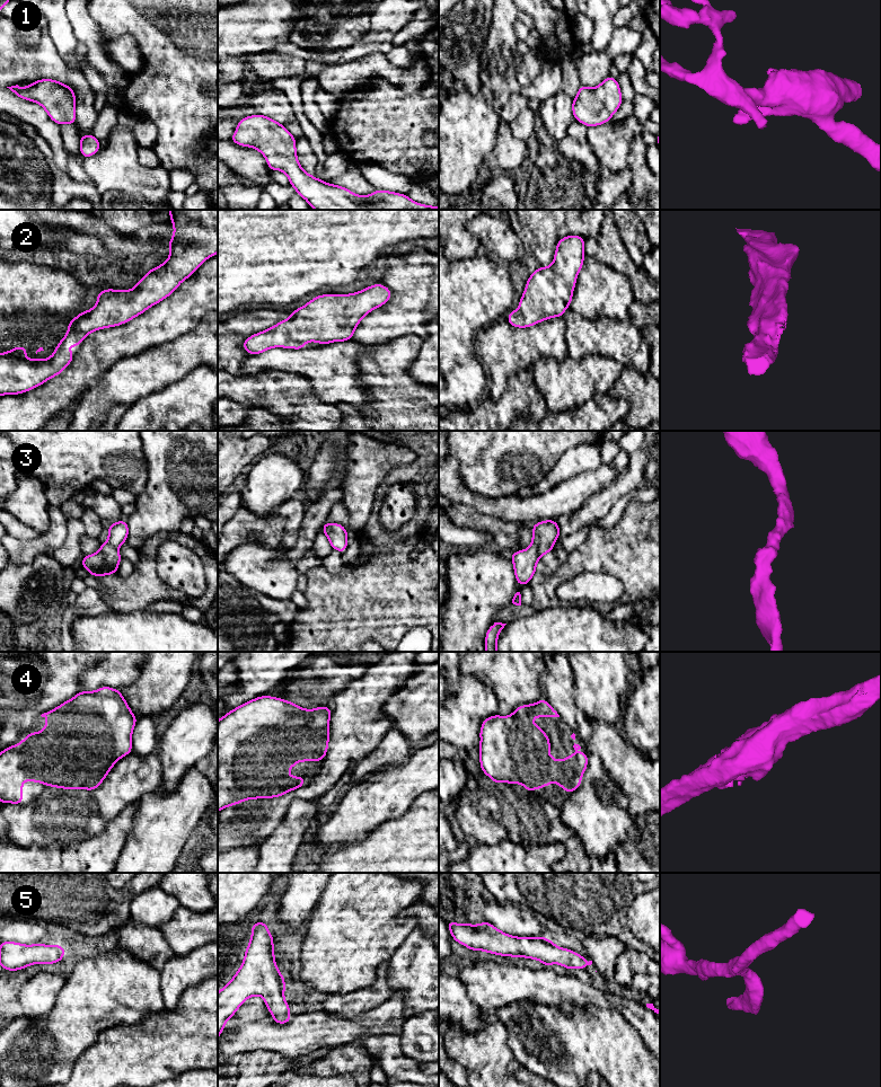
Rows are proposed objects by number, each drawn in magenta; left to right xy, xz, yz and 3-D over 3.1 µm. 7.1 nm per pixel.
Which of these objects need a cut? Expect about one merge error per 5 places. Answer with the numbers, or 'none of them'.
none of them

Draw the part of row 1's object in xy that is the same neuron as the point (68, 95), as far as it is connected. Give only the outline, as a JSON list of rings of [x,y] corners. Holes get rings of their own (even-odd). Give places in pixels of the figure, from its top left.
[[[41,79],[21,88],[7,87],[16,96],[39,104],[50,118],[59,125],[76,125],[76,94],[70,86],[53,79]]]

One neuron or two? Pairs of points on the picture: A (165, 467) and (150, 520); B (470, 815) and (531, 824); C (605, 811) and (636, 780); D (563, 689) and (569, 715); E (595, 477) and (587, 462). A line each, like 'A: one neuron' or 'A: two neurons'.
A: one neuron
B: one neuron
C: two neurons
D: one neuron
E: two neurons

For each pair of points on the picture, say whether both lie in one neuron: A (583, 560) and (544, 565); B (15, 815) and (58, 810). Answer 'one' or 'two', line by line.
A: two
B: one

